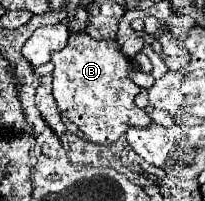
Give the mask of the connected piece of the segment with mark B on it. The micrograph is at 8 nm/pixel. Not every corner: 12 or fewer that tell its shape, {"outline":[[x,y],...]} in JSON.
{"outline":[[115,40],[51,54],[61,116],[95,144],[147,128]]}

